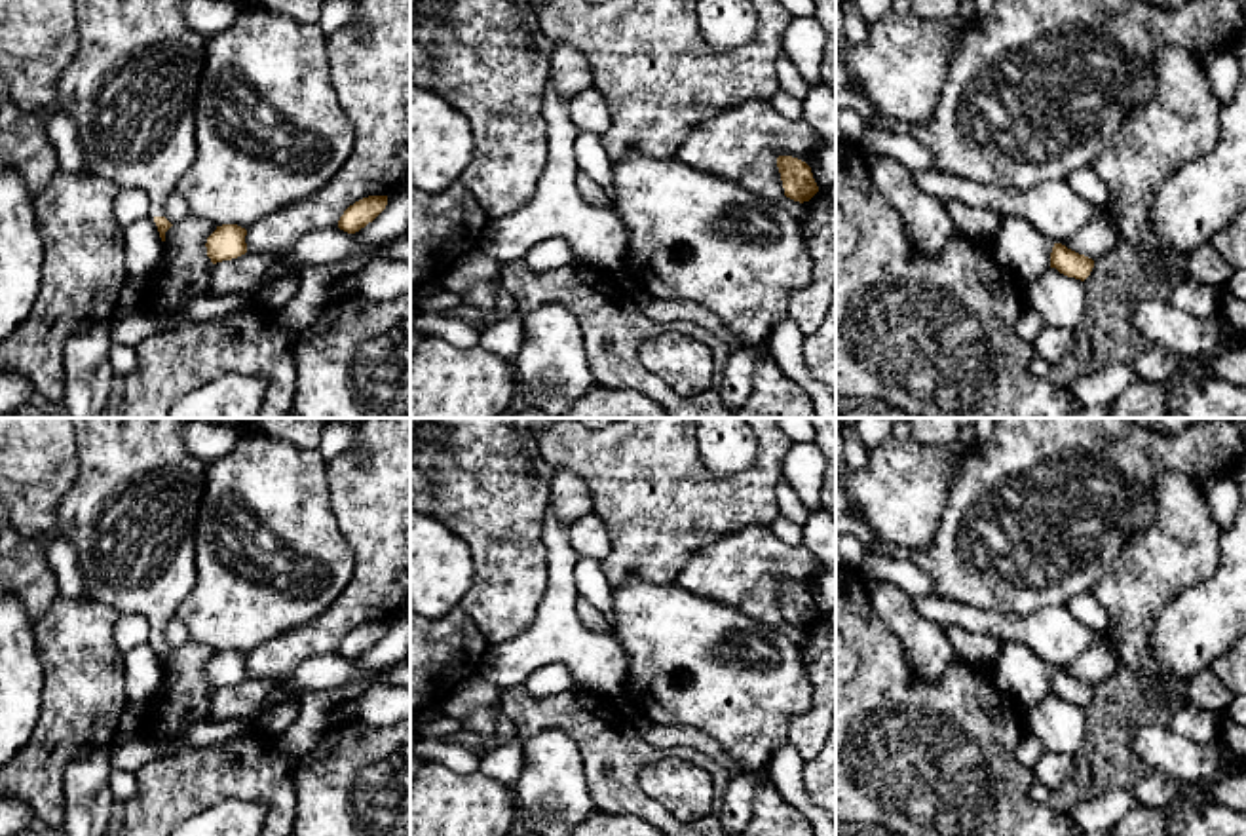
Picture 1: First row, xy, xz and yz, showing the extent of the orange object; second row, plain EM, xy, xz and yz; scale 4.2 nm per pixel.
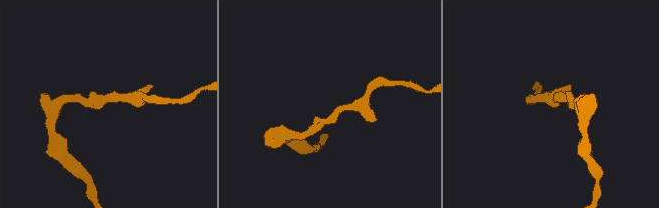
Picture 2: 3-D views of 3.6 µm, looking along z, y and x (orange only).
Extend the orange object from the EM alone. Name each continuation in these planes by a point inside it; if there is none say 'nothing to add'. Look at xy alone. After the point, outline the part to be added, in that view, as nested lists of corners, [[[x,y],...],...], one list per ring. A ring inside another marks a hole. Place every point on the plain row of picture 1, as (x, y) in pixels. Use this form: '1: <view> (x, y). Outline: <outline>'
1: xy (132, 513). Outline: [[[72,418],[78,477],[57,504],[59,534],[78,555],[85,595],[120,614],[142,614],[152,642],[198,581],[194,534],[205,460],[184,446],[180,418]]]

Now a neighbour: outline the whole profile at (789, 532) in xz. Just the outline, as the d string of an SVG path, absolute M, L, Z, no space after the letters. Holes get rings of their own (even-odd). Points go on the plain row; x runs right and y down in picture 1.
M779 517L771 526L773 534L786 545L800 545L802 543L802 528L800 524L794 524L792 521Z

